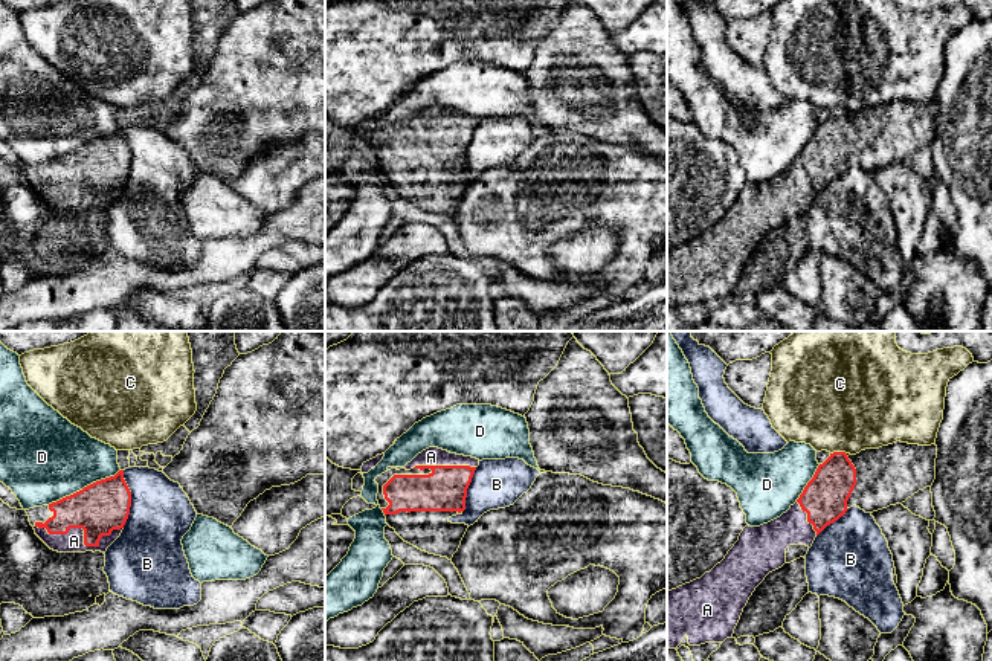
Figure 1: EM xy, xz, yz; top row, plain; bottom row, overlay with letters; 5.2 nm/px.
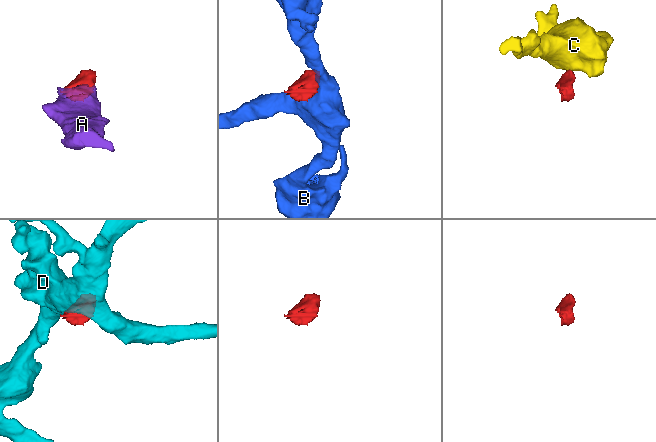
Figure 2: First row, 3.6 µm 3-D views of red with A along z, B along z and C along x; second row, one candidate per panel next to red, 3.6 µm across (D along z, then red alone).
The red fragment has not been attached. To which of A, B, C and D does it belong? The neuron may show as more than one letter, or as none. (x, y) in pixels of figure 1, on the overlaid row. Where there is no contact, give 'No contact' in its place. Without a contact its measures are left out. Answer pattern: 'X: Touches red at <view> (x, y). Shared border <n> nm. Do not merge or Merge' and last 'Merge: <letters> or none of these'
A: Touches red at xy (84, 535). Shared border 460 nm. Merge
B: Touches red at xy (130, 499). Shared border 300 nm. Do not merge
C: Touches red at yz (838, 452). Shared border 90 nm. Do not merge
D: Touches red at xy (84, 487). Shared border 420 nm. Do not merge
Merge: A

